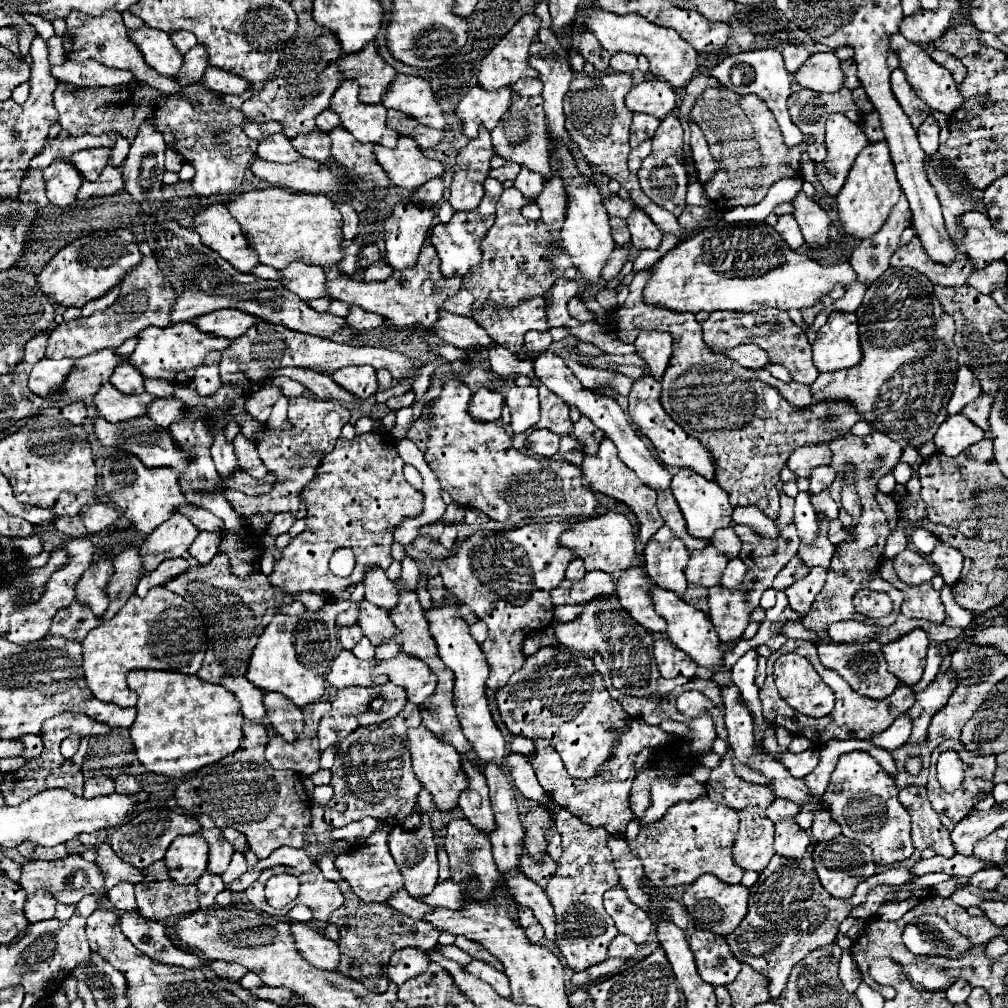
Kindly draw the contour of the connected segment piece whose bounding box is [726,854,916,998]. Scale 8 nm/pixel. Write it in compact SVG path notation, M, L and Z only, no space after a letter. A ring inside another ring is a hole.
M778 854L772 856L764 874L760 874L756 884L750 888L750 904L748 904L746 918L742 920L742 924L738 924L738 928L730 936L726 936L726 942L734 952L734 958L740 960L742 964L752 966L756 972L764 974L770 980L768 990L772 998L778 998L782 994L792 968L802 958L806 958L812 950L832 944L836 940L838 924L844 918L848 918L848 912L866 898L868 890L882 884L900 885L916 878L906 867L892 867L887 872L871 876L866 882L862 882L862 886L857 886L850 902L830 896L822 886L818 888L816 882L814 882L814 888L812 888L812 882L808 882L810 886L802 890L802 896L796 896L794 872L790 872L794 870L792 862L794 860L782 858ZM772 870L788 870L788 872L776 872L772 876L770 874ZM784 876L790 878L788 888L784 884Z

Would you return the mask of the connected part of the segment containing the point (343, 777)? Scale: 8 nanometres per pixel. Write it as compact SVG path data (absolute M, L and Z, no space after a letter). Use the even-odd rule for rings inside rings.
M398 716L394 724L358 728L346 736L346 740L336 744L330 780L334 796L324 808L324 820L332 828L340 828L364 816L374 816L386 824L401 824L406 816L412 814L422 784L412 772L406 728L406 722Z

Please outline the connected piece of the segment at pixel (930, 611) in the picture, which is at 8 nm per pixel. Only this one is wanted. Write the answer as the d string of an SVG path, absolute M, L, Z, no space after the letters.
M884 560L880 566L880 576L890 582L894 588L904 592L904 602L902 602L902 614L908 618L924 618L930 622L944 622L946 612L944 604L940 600L940 594L932 588L930 582L924 582L920 586L908 586L902 580L898 580L892 560Z

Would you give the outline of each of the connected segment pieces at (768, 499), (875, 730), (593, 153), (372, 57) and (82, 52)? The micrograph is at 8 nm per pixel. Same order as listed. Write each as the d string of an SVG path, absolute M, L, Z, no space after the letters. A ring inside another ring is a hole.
M650 270L638 272L630 284L630 294L626 302L614 312L614 322L616 322L616 334L628 332L628 330L664 330L670 332L674 338L674 350L670 364L666 368L666 374L662 376L662 406L676 420L690 436L698 438L706 448L710 448L712 456L718 462L716 468L716 482L720 488L724 488L730 496L730 504L736 506L758 506L768 518L778 518L780 510L780 500L778 500L778 490L776 484L780 480L780 470L786 464L788 456L798 448L798 446L808 446L808 444L822 444L830 442L836 436L848 434L852 424L862 420L862 416L846 402L818 402L808 406L806 410L798 412L794 410L780 394L776 388L762 384L758 380L748 380L744 382L744 368L730 360L724 354L712 352L704 340L702 340L702 326L696 322L694 314L676 314L668 312L664 308L654 308L648 304L642 304L642 288L650 276Z
M788 640L778 652L772 652L770 658L767 659L767 677L764 684L764 688L760 690L760 700L762 700L762 714L766 718L768 724L772 726L784 726L788 732L792 732L794 736L804 736L808 738L810 742L814 744L824 744L828 740L848 740L848 738L856 738L856 740L870 740L872 736L884 732L890 728L890 716L894 716L894 700L896 700L896 692L884 700L868 700L864 696L860 696L858 692L854 692L846 680L832 672L832 670L826 670L820 660L818 660L818 652L816 652L816 646L812 642L804 642L804 640ZM788 652L796 652L796 654L802 654L804 658L810 660L810 664L816 668L816 672L820 674L820 678L834 690L836 694L836 706L834 710L824 716L824 718L808 718L804 714L798 714L796 710L792 710L785 700L778 693L777 687L774 684L773 668L774 662L782 656L782 654L788 654Z
M594 72L594 74L574 74L574 80L570 84L570 92L564 100L564 112L566 112L566 130L570 132L570 138L574 144L578 144L578 150L582 152L584 160L594 168L594 172L600 172L608 178L614 178L620 182L622 188L628 190L630 198L652 218L656 226L660 226L662 232L680 232L680 224L674 214L666 212L664 208L658 208L656 204L644 206L644 192L638 184L638 176L630 174L628 170L628 134L632 124L632 112L624 104L624 96L632 88L630 74L618 74L618 72Z
M372 42L366 44L366 48L362 48L356 54L340 56L338 70L346 78L358 82L360 86L358 100L362 104L380 104L382 94L386 92L386 88L396 76L396 70L380 58Z
M70 12L70 16L66 18L66 34L64 34L64 52L66 52L66 58L68 60L98 60L102 62L104 66L110 66L110 68L120 68L120 70L130 70L134 74L136 80L142 80L146 84L150 84L152 88L158 88L160 92L164 94L178 94L182 90L182 86L174 84L172 78L168 76L162 76L158 72L154 72L152 68L148 68L148 64L144 62L142 54L138 52L138 48L130 42L128 34L126 34L126 28L122 24L122 16L120 12L104 12L102 16L98 18L92 18L92 16L86 16L82 12Z

